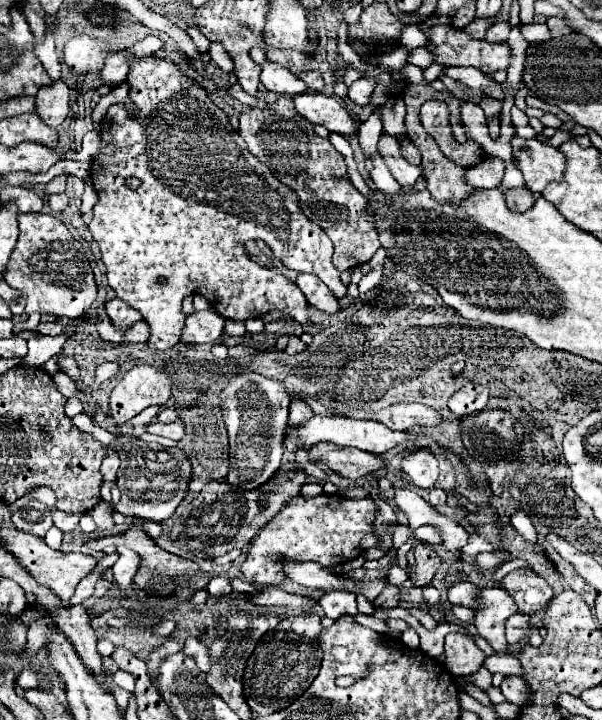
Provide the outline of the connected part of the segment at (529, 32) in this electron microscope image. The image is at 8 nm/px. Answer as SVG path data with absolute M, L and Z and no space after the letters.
M531 22L531 24L519 24L519 28L521 28L521 34L525 36L527 42L539 42L539 40L545 40L551 36L547 24Z

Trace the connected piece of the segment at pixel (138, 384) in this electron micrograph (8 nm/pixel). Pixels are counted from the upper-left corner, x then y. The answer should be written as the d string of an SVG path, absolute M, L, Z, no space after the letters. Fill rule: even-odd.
M135 366L119 378L109 396L113 426L119 428L153 404L167 404L171 380L153 366Z

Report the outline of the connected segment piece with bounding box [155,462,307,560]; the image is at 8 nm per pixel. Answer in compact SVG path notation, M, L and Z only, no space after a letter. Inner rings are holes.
M289 462L283 464L281 470L277 470L273 480L265 482L261 488L251 492L233 488L225 480L209 482L193 502L189 502L185 508L179 508L177 518L169 520L169 536L163 536L155 542L161 548L167 548L169 552L189 560L217 558L233 548L243 550L247 544L253 542L257 532L283 508L283 504L299 494L299 488L305 484L305 478L307 474L299 470L295 462Z

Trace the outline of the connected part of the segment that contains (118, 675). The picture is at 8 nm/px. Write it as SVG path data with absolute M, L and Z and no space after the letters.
M121 670L113 674L113 682L115 682L115 686L119 686L119 688L123 688L123 690L126 690L129 693L133 693L134 691L135 680L133 676L129 676L129 674L121 672Z

